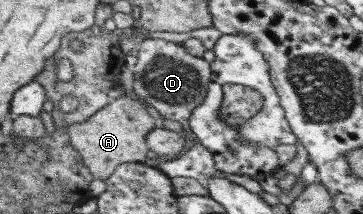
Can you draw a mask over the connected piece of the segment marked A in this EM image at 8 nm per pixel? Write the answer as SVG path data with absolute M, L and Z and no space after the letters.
M131 94L111 101L88 122L70 124L67 130L70 144L82 155L88 171L100 180L108 179L123 163L143 163L148 159L150 146L147 135L156 128L145 102Z

